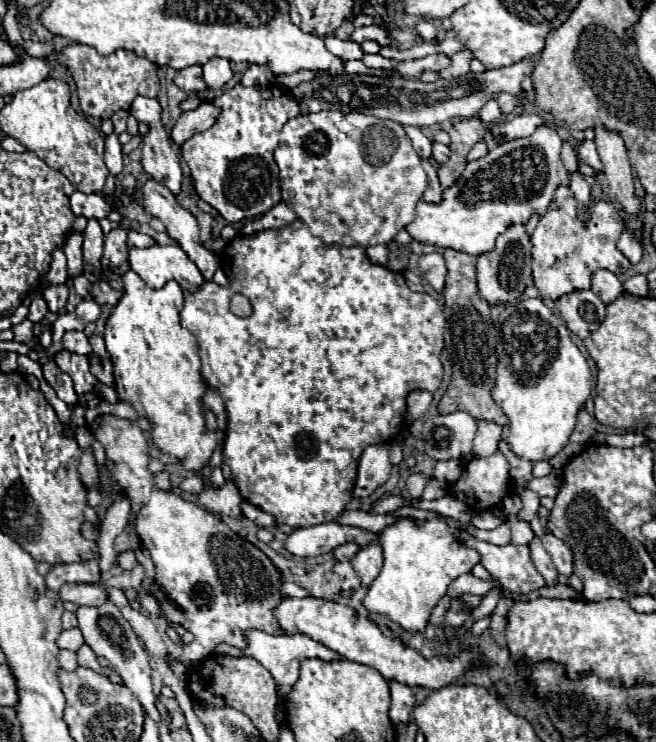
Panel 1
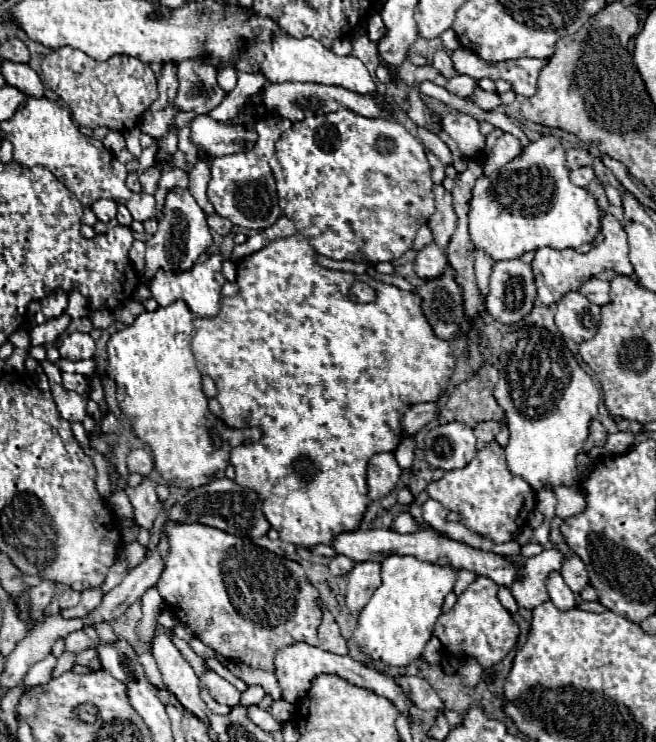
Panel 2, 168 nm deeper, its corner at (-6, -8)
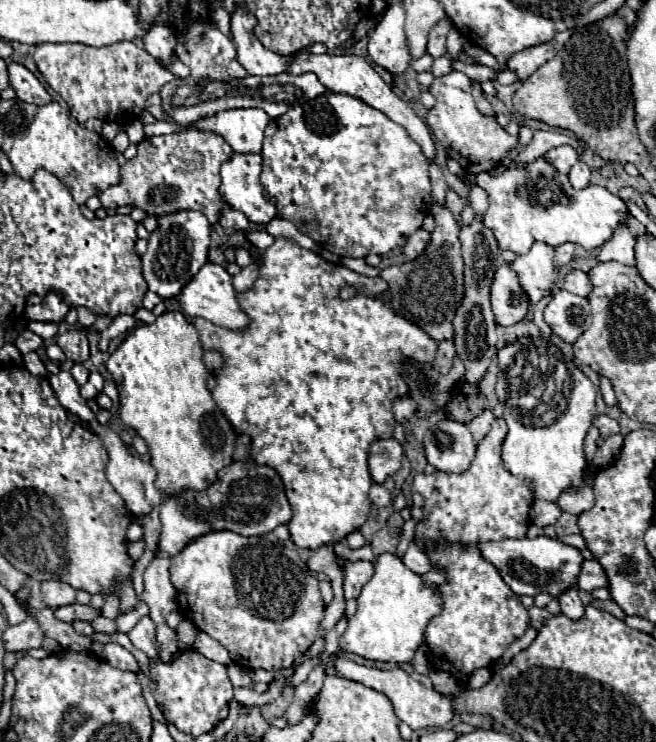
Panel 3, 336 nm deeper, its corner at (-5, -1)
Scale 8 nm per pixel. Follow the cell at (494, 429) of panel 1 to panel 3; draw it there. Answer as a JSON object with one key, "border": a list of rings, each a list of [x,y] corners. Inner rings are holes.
{"border":[[[485,410],[485,412],[481,412],[477,418],[473,418],[473,420],[467,424],[469,432],[473,434],[473,438],[475,438],[477,442],[481,442],[481,440],[485,438],[485,434],[489,432],[493,418],[495,418],[493,412],[491,412],[491,410]]]}

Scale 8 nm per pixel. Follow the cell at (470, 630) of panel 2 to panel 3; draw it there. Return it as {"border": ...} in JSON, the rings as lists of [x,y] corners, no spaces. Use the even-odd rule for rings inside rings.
{"border":[[[495,418],[489,434],[477,444],[477,456],[467,472],[417,474],[411,486],[413,492],[425,498],[425,540],[433,542],[433,548],[429,548],[425,556],[437,572],[447,576],[447,582],[437,586],[443,610],[439,616],[431,618],[425,642],[433,660],[431,664],[459,680],[467,680],[473,670],[501,660],[505,650],[529,628],[529,614],[521,606],[519,596],[503,582],[499,570],[477,550],[481,542],[525,538],[529,528],[533,494],[525,482],[517,480],[517,476],[503,466],[501,444],[505,434],[505,420]]]}

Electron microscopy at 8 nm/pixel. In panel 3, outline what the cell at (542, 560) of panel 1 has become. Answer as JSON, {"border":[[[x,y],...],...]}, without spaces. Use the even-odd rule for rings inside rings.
{"border":[[[571,588],[569,592],[563,592],[563,594],[559,596],[559,604],[561,604],[561,612],[563,612],[567,618],[571,618],[571,620],[579,620],[579,618],[583,618],[583,614],[585,614],[585,606],[583,606],[583,602],[579,600],[575,588]]]}

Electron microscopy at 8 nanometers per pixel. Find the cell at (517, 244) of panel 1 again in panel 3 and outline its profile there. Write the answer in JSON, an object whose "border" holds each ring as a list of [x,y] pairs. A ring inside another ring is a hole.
{"border":[[[503,264],[495,272],[491,284],[491,306],[499,326],[513,326],[521,322],[527,314],[529,300],[509,264]]]}

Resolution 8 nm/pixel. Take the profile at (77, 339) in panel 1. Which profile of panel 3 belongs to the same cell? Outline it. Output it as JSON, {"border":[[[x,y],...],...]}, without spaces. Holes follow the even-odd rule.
{"border":[[[75,328],[67,330],[57,338],[57,346],[65,352],[65,356],[73,362],[85,362],[89,358],[89,342],[87,336]]]}

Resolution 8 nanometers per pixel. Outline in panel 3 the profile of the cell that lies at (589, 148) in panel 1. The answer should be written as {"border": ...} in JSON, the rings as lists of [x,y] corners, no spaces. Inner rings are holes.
{"border":[[[559,146],[559,148],[553,148],[545,154],[545,160],[561,174],[569,174],[571,166],[579,160],[579,154],[575,152],[573,146]]]}

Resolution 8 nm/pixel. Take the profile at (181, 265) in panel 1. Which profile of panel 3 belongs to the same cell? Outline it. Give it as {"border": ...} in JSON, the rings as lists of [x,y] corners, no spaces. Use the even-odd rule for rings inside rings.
{"border":[[[207,262],[199,274],[181,290],[181,294],[177,296],[177,300],[181,302],[183,310],[189,314],[189,316],[201,316],[221,328],[229,328],[229,330],[243,330],[247,328],[247,324],[251,322],[249,316],[241,310],[239,306],[239,300],[237,300],[237,292],[231,284],[231,274],[217,266],[217,264],[211,264]]]}

